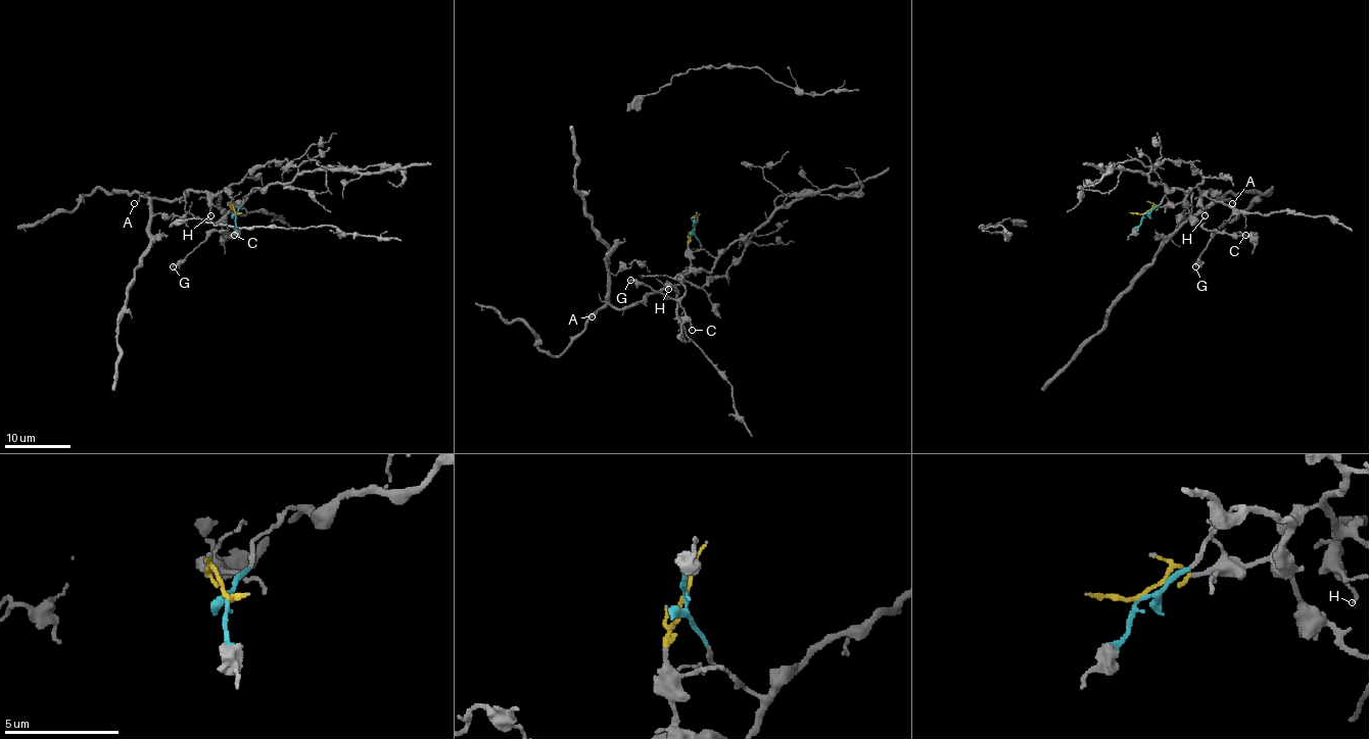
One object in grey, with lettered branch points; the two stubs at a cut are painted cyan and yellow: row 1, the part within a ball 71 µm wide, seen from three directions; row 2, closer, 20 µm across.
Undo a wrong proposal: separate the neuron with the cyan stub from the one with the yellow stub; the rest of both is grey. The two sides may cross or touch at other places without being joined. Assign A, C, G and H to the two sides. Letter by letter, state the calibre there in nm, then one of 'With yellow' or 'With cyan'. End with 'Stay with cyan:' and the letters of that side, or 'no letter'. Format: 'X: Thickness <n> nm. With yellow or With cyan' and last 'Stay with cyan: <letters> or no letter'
A: Thickness 110 nm. With yellow
C: Thickness 140 nm. With cyan
G: Thickness 200 nm. With cyan
H: Thickness 120 nm. With yellow
Stay with cyan: C, G

